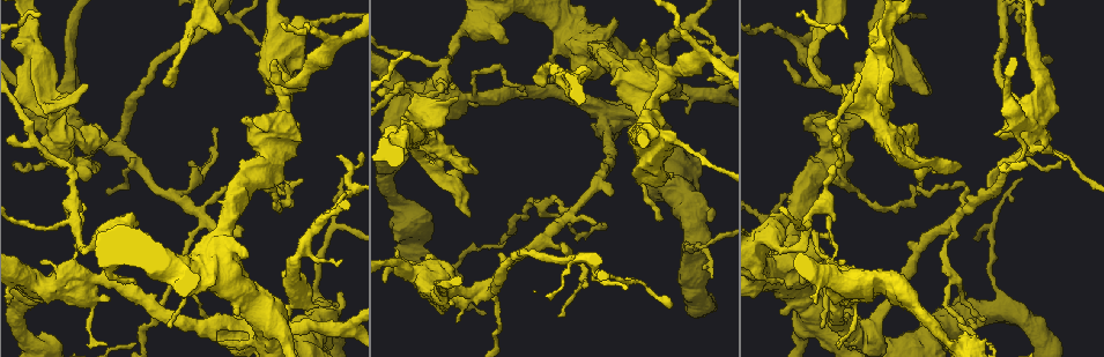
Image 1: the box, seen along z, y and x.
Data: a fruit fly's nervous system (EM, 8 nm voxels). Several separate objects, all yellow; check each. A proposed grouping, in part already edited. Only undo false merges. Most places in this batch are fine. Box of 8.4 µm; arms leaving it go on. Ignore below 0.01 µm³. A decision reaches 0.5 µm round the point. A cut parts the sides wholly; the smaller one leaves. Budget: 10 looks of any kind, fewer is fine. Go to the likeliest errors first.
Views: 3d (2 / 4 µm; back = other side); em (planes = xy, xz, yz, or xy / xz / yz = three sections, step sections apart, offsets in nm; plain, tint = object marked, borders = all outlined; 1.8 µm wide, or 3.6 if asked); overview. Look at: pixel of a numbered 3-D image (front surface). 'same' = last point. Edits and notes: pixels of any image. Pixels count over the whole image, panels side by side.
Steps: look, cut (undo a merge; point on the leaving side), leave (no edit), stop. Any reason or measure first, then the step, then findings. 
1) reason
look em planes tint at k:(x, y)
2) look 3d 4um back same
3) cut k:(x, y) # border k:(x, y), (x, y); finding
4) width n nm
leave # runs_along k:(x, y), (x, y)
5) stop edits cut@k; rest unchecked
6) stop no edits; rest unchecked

sharp bend
look 3d 4um at 1:(198, 19)

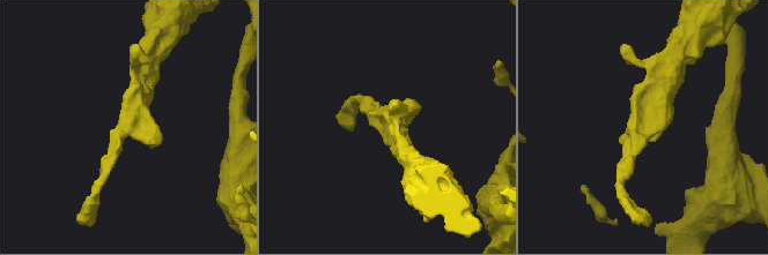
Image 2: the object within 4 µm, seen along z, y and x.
look em 3.6um xy step 8 tint at 2:(384, 113)

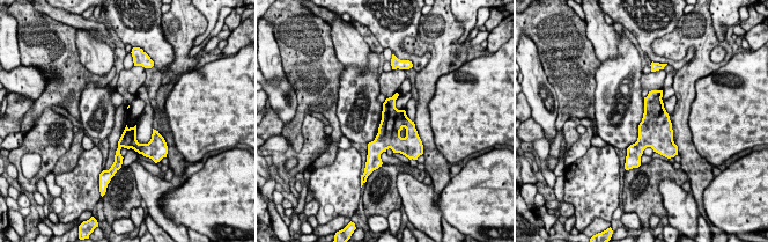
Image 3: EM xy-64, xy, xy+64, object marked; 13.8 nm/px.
leave # one neuron here

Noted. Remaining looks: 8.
sharp bend
look 3d 4um at 1:(488, 284)

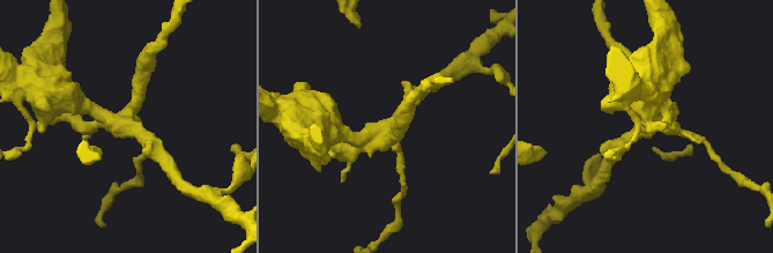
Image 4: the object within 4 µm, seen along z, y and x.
look em planes plain at 4:(386, 130)

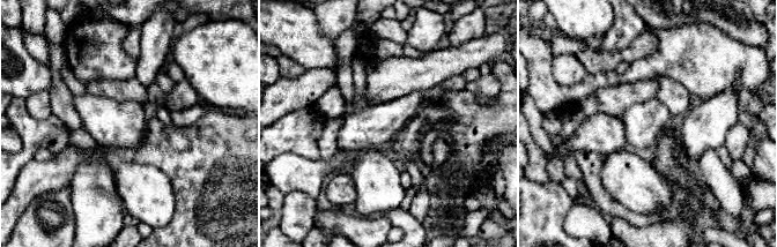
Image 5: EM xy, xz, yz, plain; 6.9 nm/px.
look em planes tint same

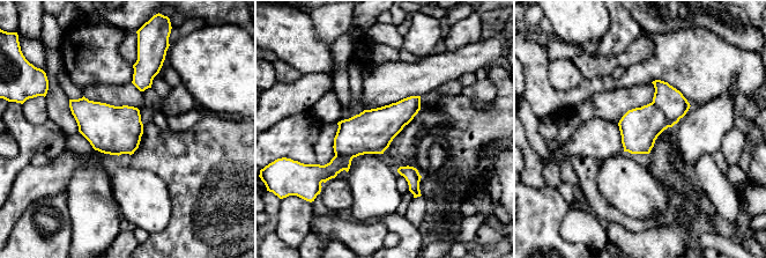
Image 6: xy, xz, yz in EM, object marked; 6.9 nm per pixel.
cut 6:(670, 101) # border 6:(652, 102), (663, 113), (669, 126); a second neuron is stuck on

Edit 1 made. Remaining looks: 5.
a narrow waist
look em 3.6um planes tint at 1:(294, 326)

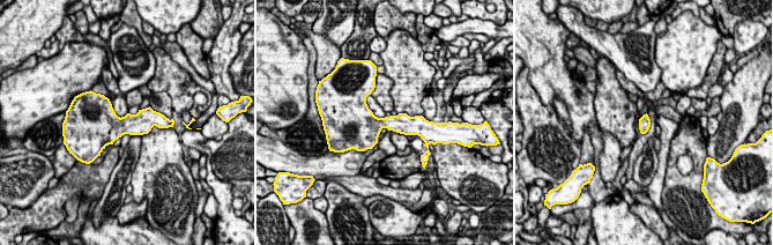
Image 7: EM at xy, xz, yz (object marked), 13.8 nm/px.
leave # one neuron here

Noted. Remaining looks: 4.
calibre changes
look 3d 4um at 1:(1043, 60)

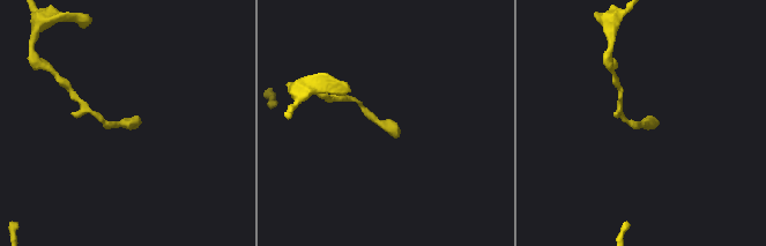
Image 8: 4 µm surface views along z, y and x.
look em planes plain at 8:(641, 127)

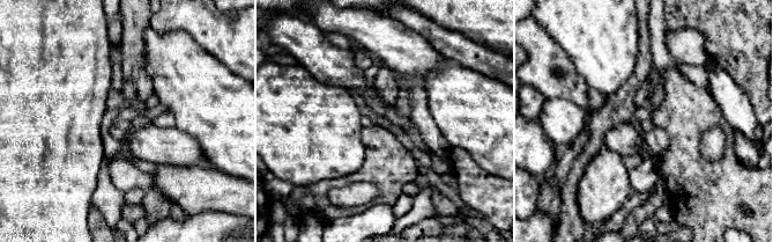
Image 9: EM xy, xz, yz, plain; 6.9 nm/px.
with the object marked
look em planes tint same

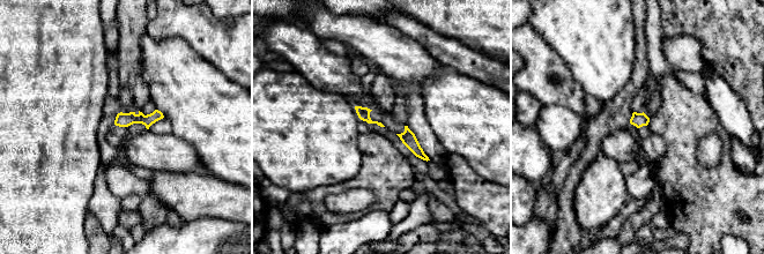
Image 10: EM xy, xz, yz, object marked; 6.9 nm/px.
leave # runs_along 10:(160, 116), (130, 118), (118, 122); continuous, no second neuron

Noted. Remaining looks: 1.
stop edits cut@6; rest unchecked

